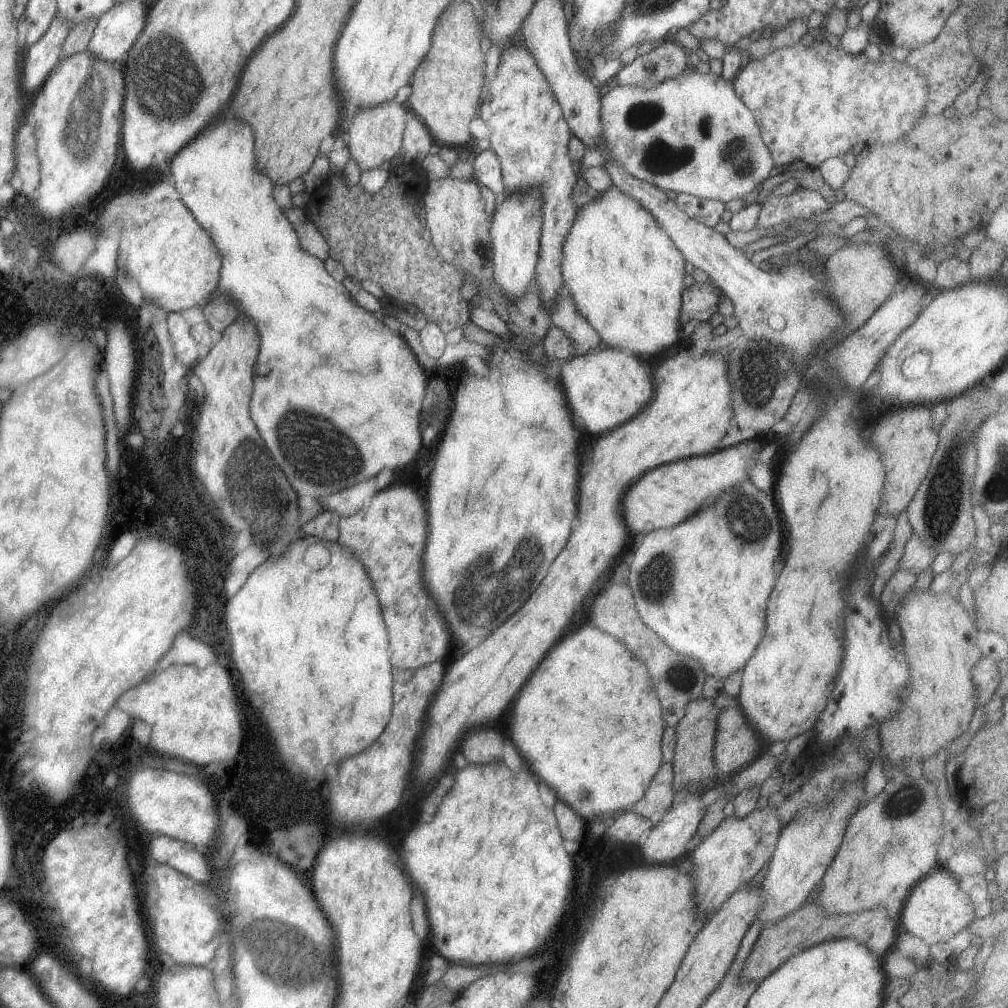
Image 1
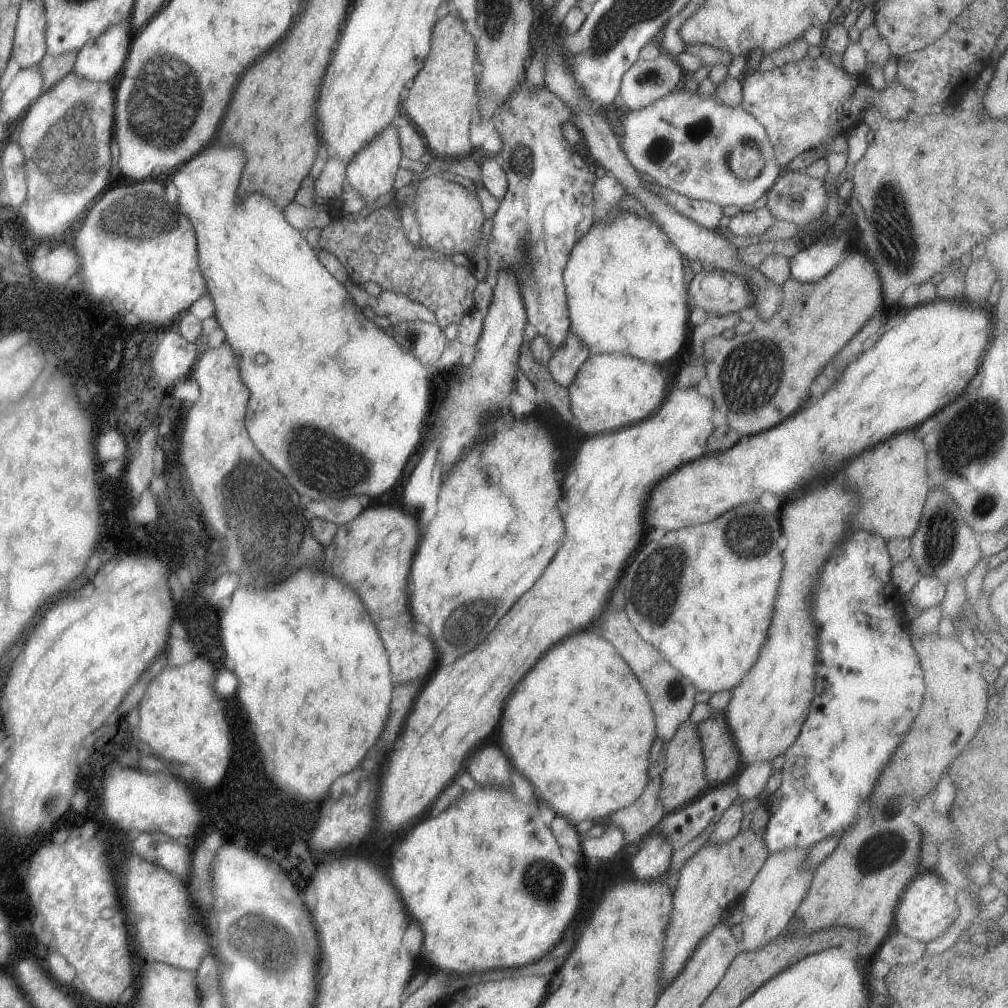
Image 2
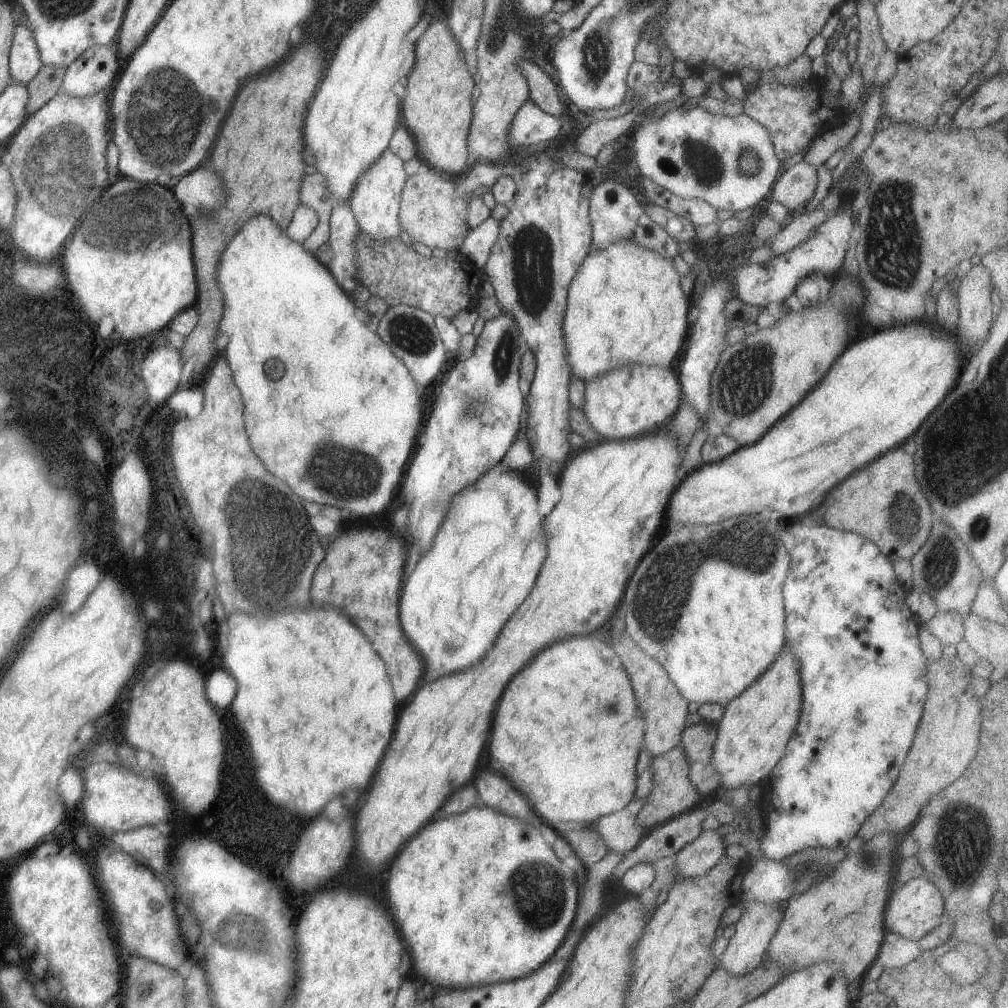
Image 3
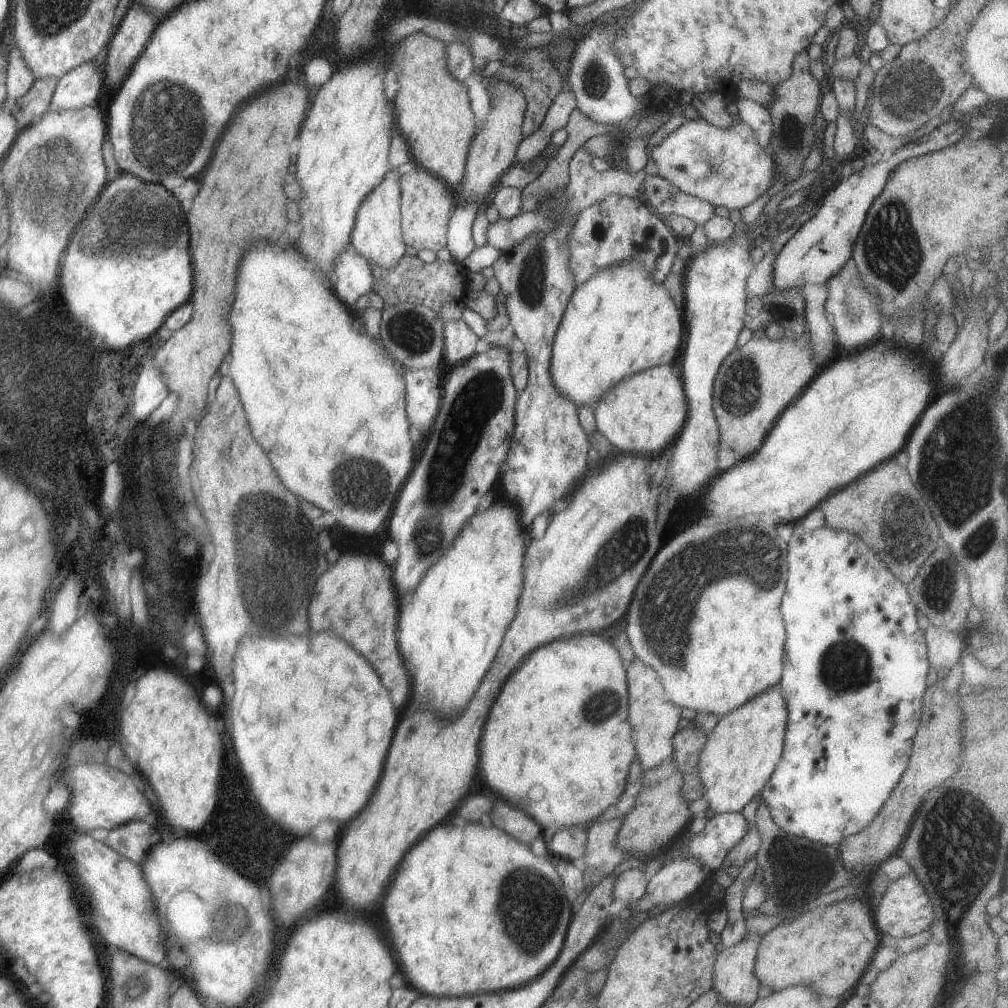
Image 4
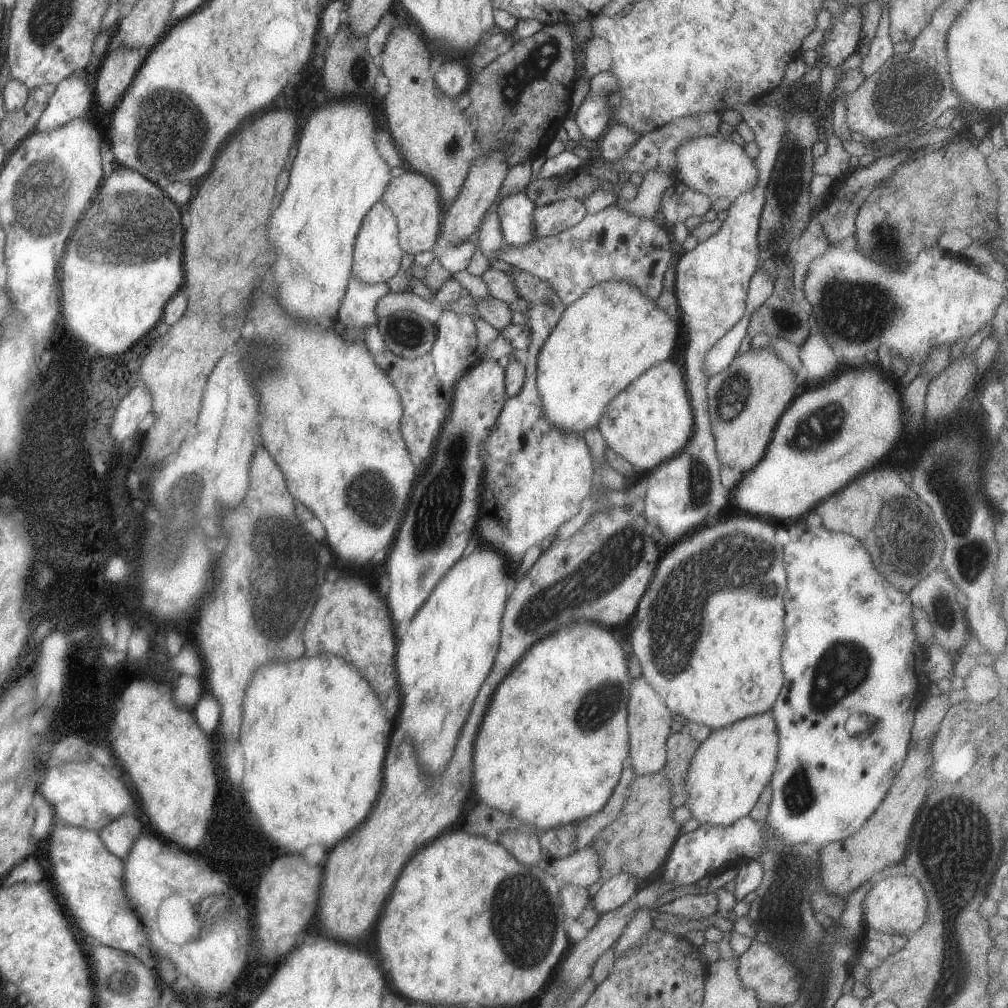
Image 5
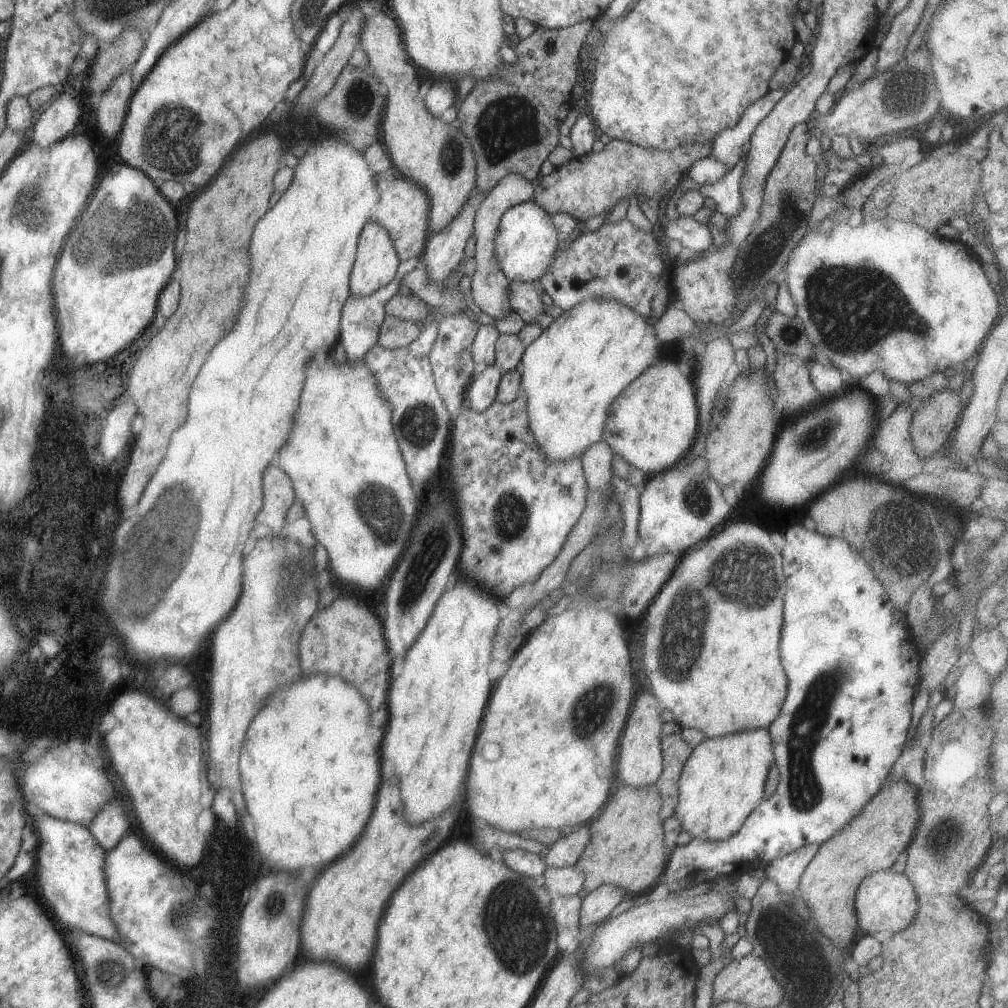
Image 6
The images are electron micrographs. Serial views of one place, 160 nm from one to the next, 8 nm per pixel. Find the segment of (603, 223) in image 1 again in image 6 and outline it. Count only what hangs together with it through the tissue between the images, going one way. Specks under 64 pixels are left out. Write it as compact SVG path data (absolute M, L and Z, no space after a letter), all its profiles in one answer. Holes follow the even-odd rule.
M597 298L585 300L565 311L560 317L554 319L552 324L545 328L536 340L534 340L528 347L525 347L524 354L521 358L522 366L524 366L524 372L521 374L521 390L522 394L527 398L527 416L529 418L531 434L535 436L535 443L538 445L539 451L542 451L543 455L549 461L560 462L572 457L580 458L581 454L590 445L596 444L602 439L605 422L609 415L609 408L614 402L614 399L650 365L658 362L661 356L661 343L658 341L658 337L656 337L656 334L654 333L654 327L652 327L653 324L649 324L647 319L648 318L645 319L627 304L619 303L614 299Z

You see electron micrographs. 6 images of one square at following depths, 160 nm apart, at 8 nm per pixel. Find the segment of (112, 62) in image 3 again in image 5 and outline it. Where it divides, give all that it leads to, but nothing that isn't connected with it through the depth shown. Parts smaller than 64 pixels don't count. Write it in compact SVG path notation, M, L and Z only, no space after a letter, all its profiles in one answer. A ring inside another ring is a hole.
M84 74L61 80L50 97L46 110L39 116L36 130L53 131L74 118L84 116L94 95L94 84L90 84Z

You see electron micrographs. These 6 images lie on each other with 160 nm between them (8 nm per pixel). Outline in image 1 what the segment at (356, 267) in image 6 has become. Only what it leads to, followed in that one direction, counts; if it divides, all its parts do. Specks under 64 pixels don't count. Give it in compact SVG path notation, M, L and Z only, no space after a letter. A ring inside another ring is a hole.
M394 99L356 111L346 120L345 131L348 132L348 150L357 161L362 171L376 168L382 163L394 162L394 158L403 145L408 108Z

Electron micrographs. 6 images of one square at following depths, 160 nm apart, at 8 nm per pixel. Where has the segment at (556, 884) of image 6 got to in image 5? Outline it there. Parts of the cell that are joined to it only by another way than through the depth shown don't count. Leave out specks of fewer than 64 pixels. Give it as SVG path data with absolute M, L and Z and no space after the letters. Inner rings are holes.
M592 843L570 856L552 859L552 864L552 872L562 876L560 885L573 884L588 888L603 878L601 856Z

